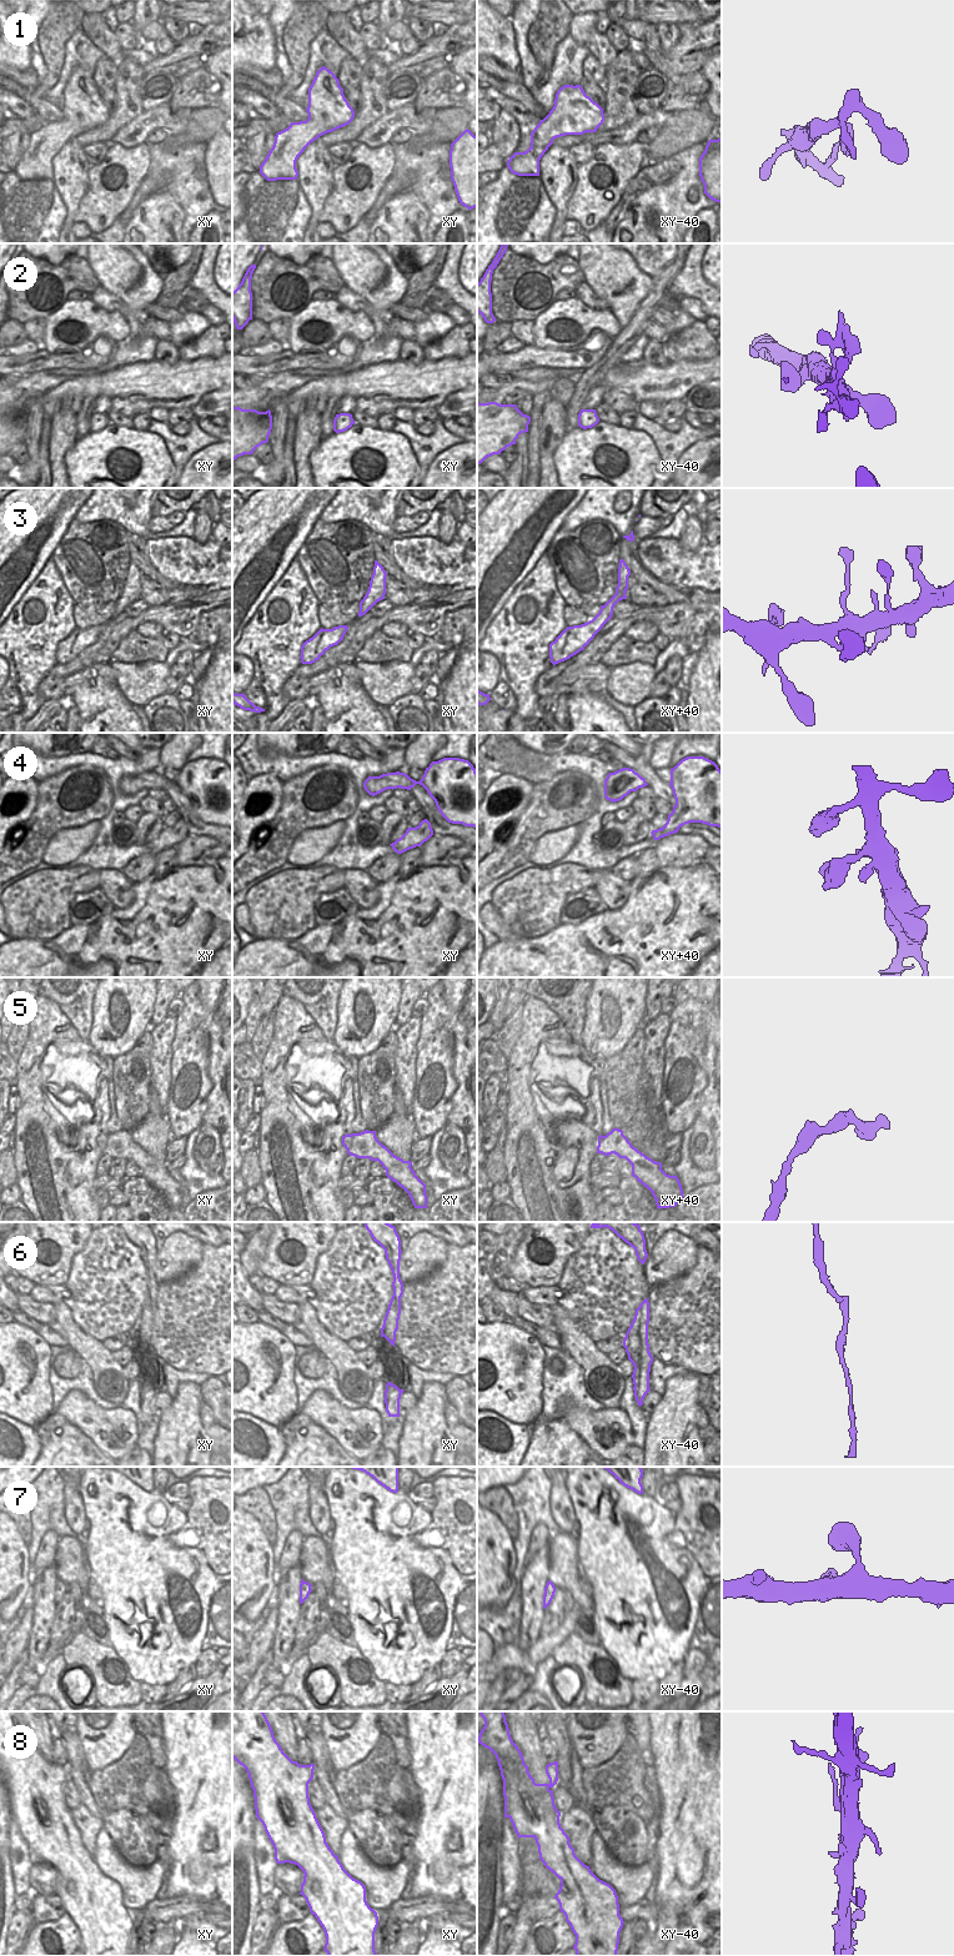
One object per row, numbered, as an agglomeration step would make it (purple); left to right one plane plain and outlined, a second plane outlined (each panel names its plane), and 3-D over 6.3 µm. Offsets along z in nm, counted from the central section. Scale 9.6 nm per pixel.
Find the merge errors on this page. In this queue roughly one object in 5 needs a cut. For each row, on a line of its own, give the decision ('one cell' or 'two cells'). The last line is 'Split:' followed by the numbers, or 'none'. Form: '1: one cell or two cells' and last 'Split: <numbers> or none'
1: one cell
2: one cell
3: one cell
4: one cell
5: one cell
6: one cell
7: one cell
8: one cell
Split: none

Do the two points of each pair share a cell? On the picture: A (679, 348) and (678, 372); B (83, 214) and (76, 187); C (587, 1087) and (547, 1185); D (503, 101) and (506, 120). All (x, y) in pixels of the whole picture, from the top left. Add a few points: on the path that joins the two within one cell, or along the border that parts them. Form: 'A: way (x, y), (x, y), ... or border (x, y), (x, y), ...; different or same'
A: border (708, 358), (682, 358), (669, 362); different
B: border (88, 172), (88, 191), (80, 200), (73, 221); different
C: way (592, 1110), (592, 1121), (567, 1146), (567, 1160); same
D: border (502, 109), (523, 130); different

